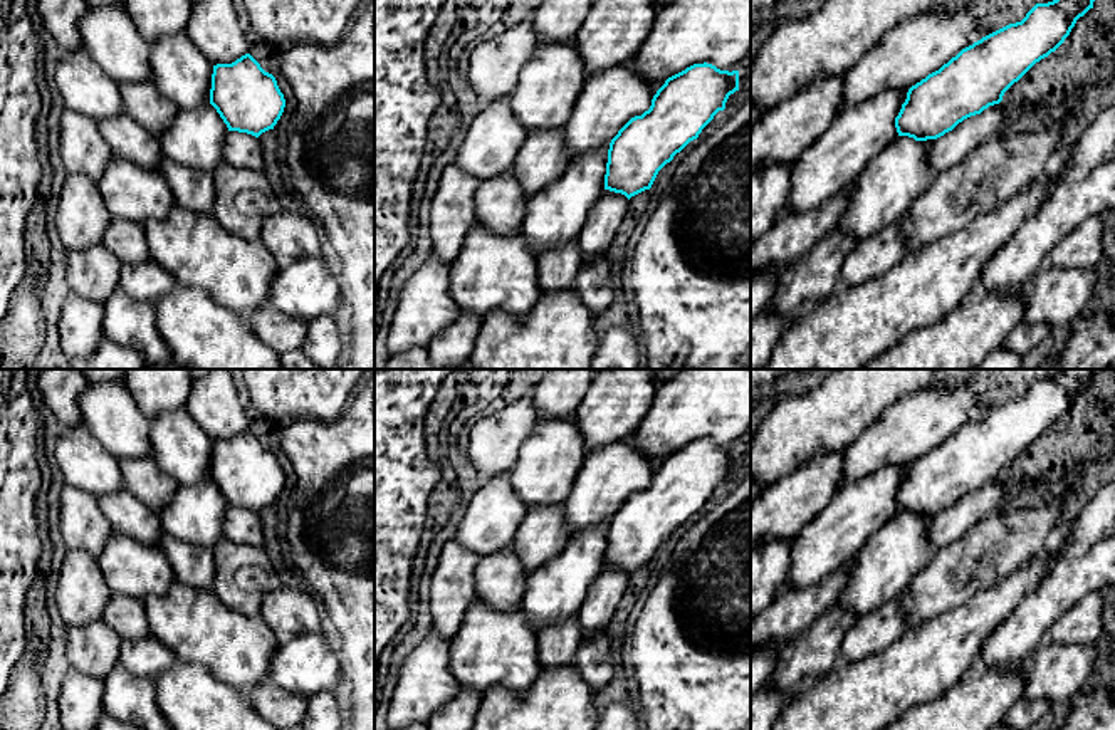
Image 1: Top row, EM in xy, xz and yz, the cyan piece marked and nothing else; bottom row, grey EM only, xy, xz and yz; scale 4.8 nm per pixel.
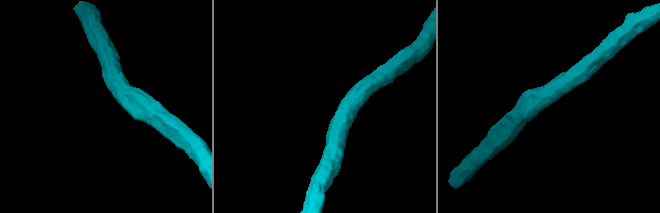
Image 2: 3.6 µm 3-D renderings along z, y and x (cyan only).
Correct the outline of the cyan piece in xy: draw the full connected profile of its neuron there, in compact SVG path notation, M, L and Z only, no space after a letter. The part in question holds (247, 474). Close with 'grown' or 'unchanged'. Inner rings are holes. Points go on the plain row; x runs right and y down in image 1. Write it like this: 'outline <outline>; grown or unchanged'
outline M245 430L232 440L213 441L210 480L228 507L259 514L274 505L284 488L285 475L275 453Z; unchanged

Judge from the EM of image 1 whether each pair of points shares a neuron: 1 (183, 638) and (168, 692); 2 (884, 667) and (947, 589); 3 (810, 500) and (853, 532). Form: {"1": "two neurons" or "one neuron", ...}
{"1": "two neurons", "2": "two neurons", "3": "two neurons"}

